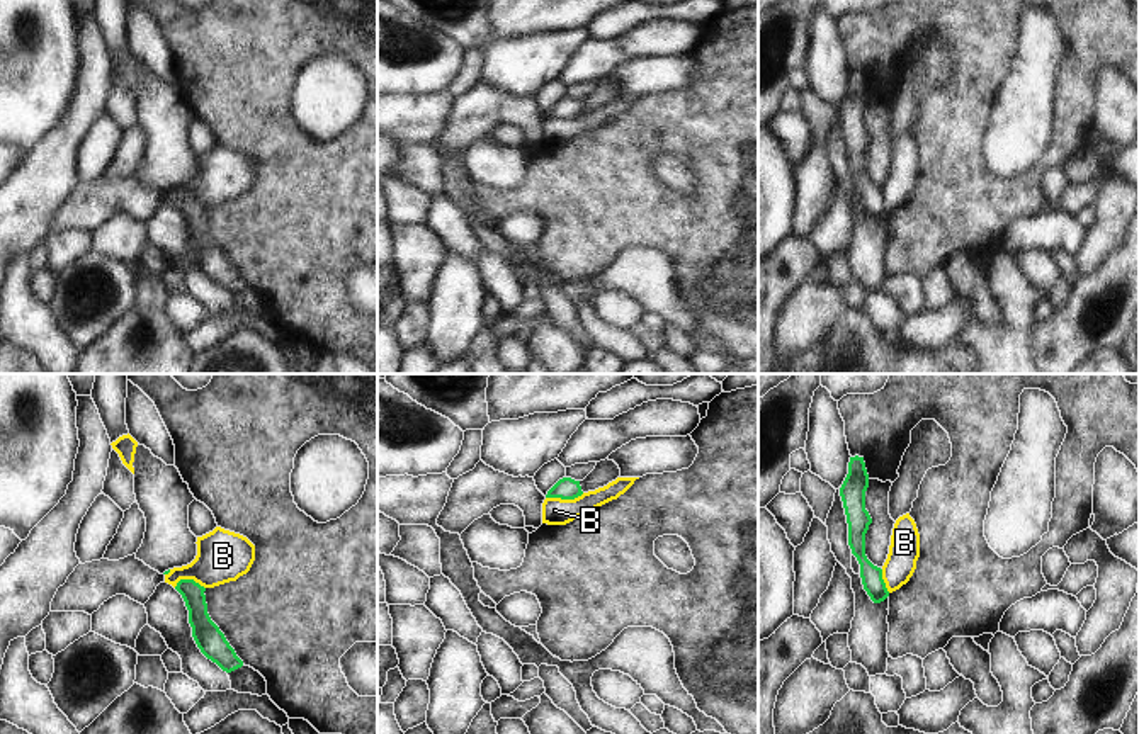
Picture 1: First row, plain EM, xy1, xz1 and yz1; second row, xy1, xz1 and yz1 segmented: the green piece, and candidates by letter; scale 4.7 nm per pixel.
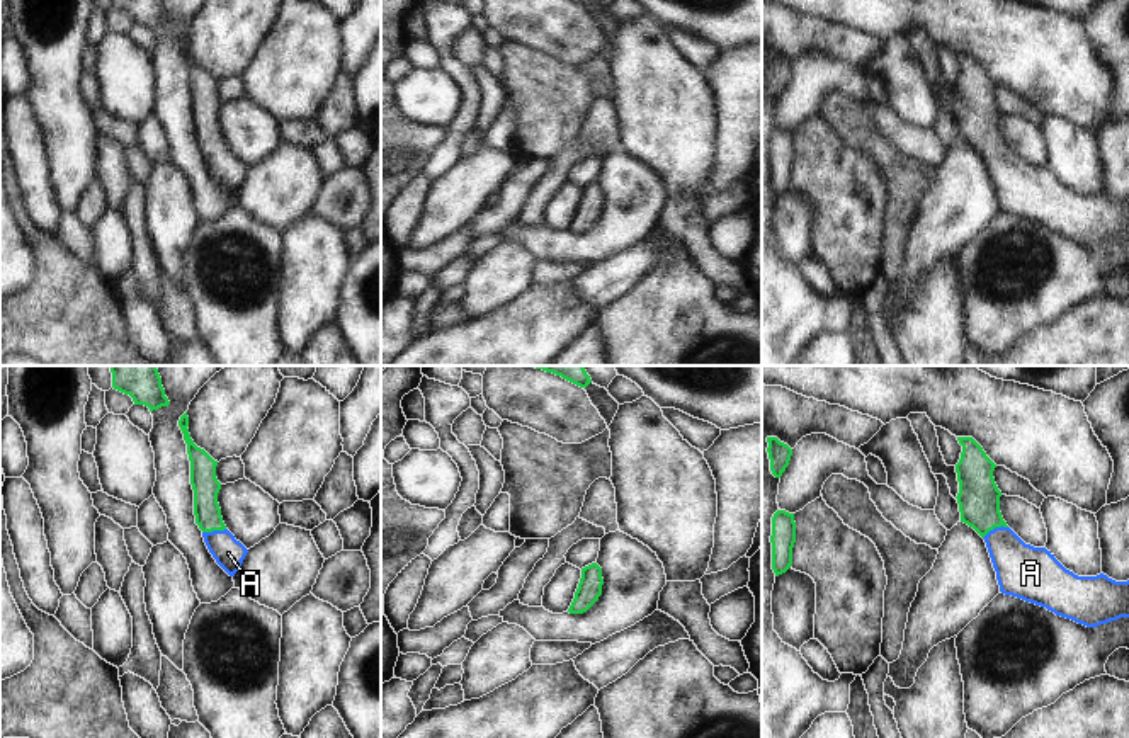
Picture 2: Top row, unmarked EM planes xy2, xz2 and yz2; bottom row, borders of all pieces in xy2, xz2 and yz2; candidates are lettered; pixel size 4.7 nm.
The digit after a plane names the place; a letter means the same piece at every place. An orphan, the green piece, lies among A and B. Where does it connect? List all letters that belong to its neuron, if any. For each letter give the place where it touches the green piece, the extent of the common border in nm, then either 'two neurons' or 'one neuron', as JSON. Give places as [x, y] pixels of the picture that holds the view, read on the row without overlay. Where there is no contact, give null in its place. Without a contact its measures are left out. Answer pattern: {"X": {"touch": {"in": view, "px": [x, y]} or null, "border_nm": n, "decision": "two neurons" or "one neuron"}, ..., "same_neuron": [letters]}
{"A": {"touch": {"in": "yz2", "px": [995, 145]}, "border_nm": 130, "decision": "one neuron"}, "B": {"touch": {"in": "xz1", "px": [565, 118]}, "border_nm": 190, "decision": "two neurons"}, "same_neuron": ["A"]}

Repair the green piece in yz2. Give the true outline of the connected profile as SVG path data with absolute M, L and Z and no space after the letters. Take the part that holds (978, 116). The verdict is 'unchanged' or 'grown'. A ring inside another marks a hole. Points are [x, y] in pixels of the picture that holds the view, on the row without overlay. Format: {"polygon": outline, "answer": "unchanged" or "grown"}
{"polygon": "M957 56L962 65L956 83L959 112L957 122L961 141L973 146L986 162L1000 211L1025 221L1046 226L1056 235L1071 238L1086 247L1097 247L1120 236L1129 236L1129 199L1115 201L1107 194L1078 196L1066 189L1051 170L1025 163L1003 139L1000 116L993 90L996 83L986 75L973 56Z", "answer": "grown"}

